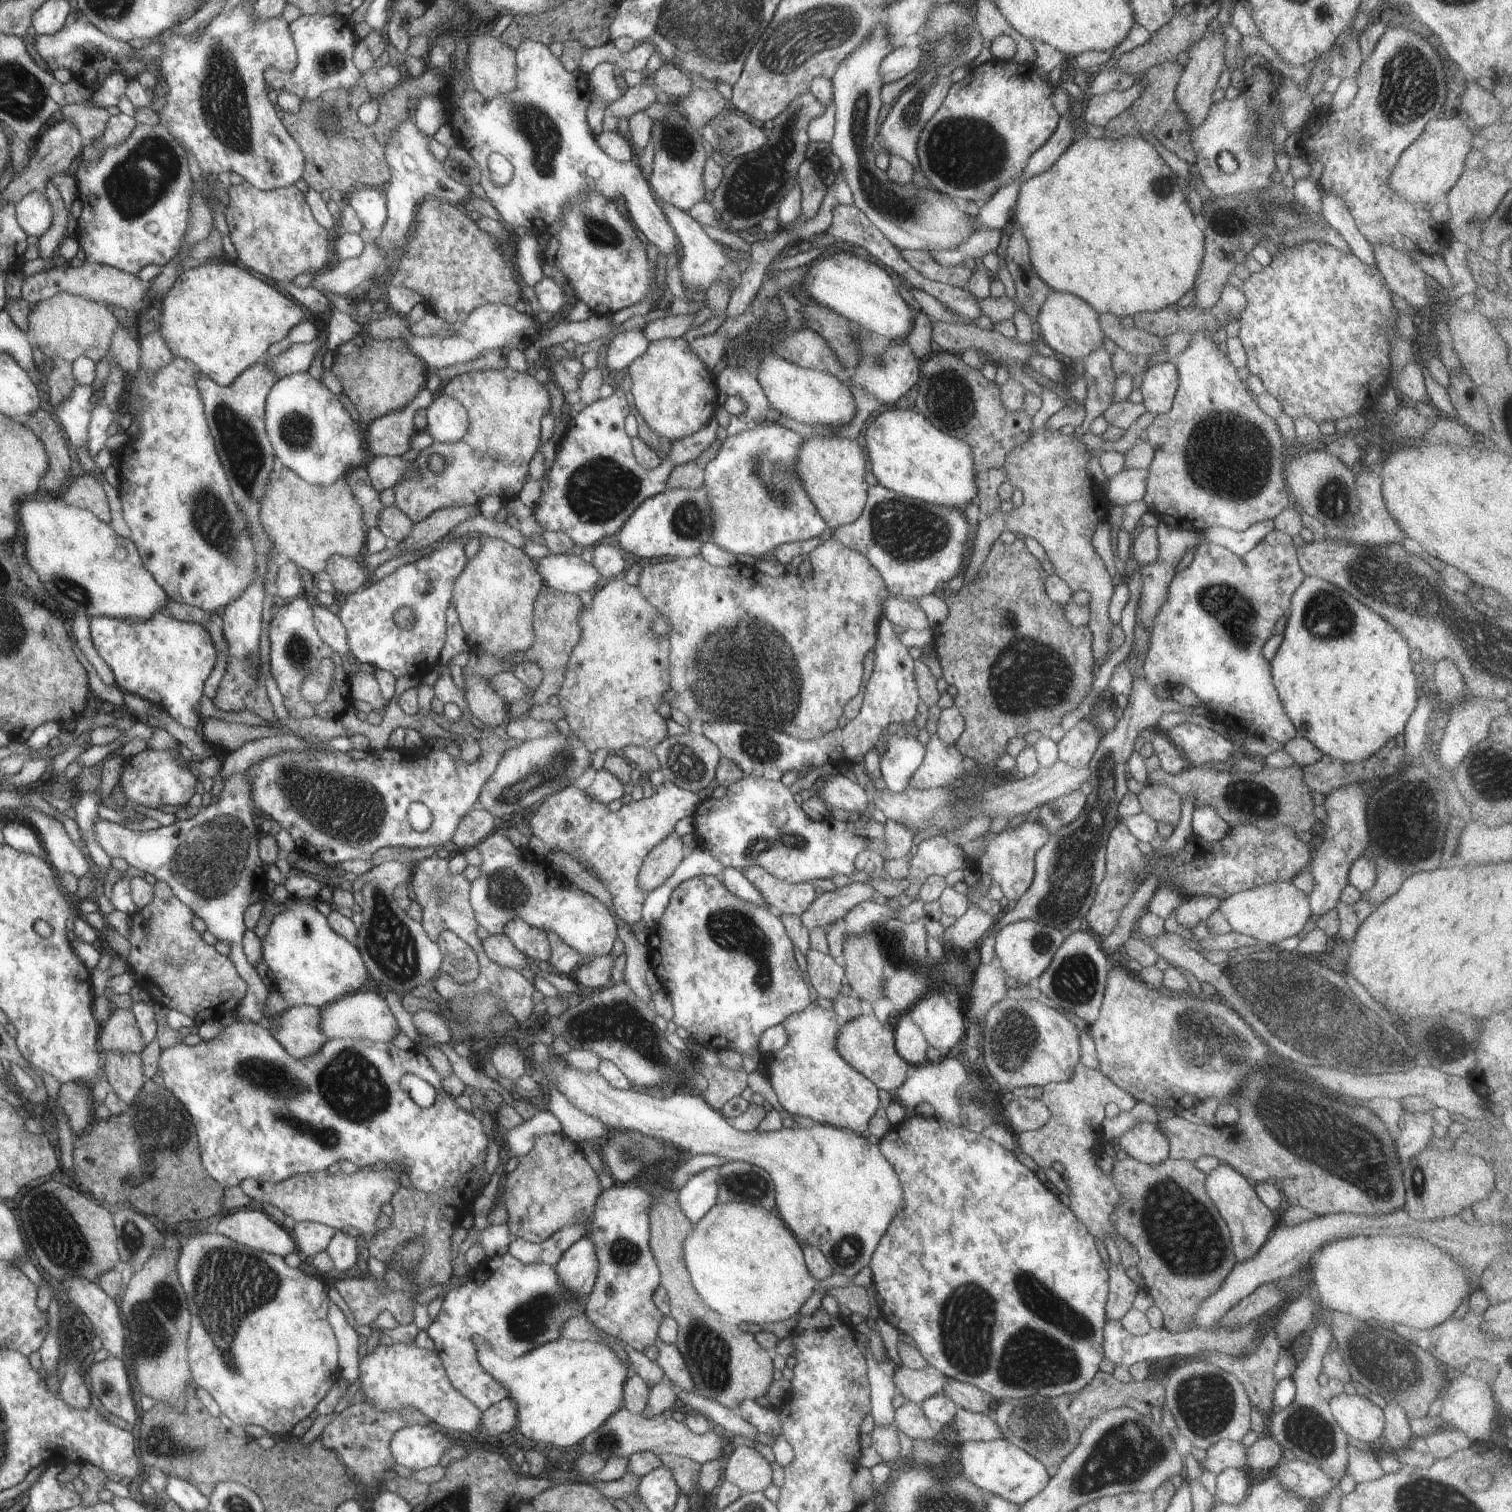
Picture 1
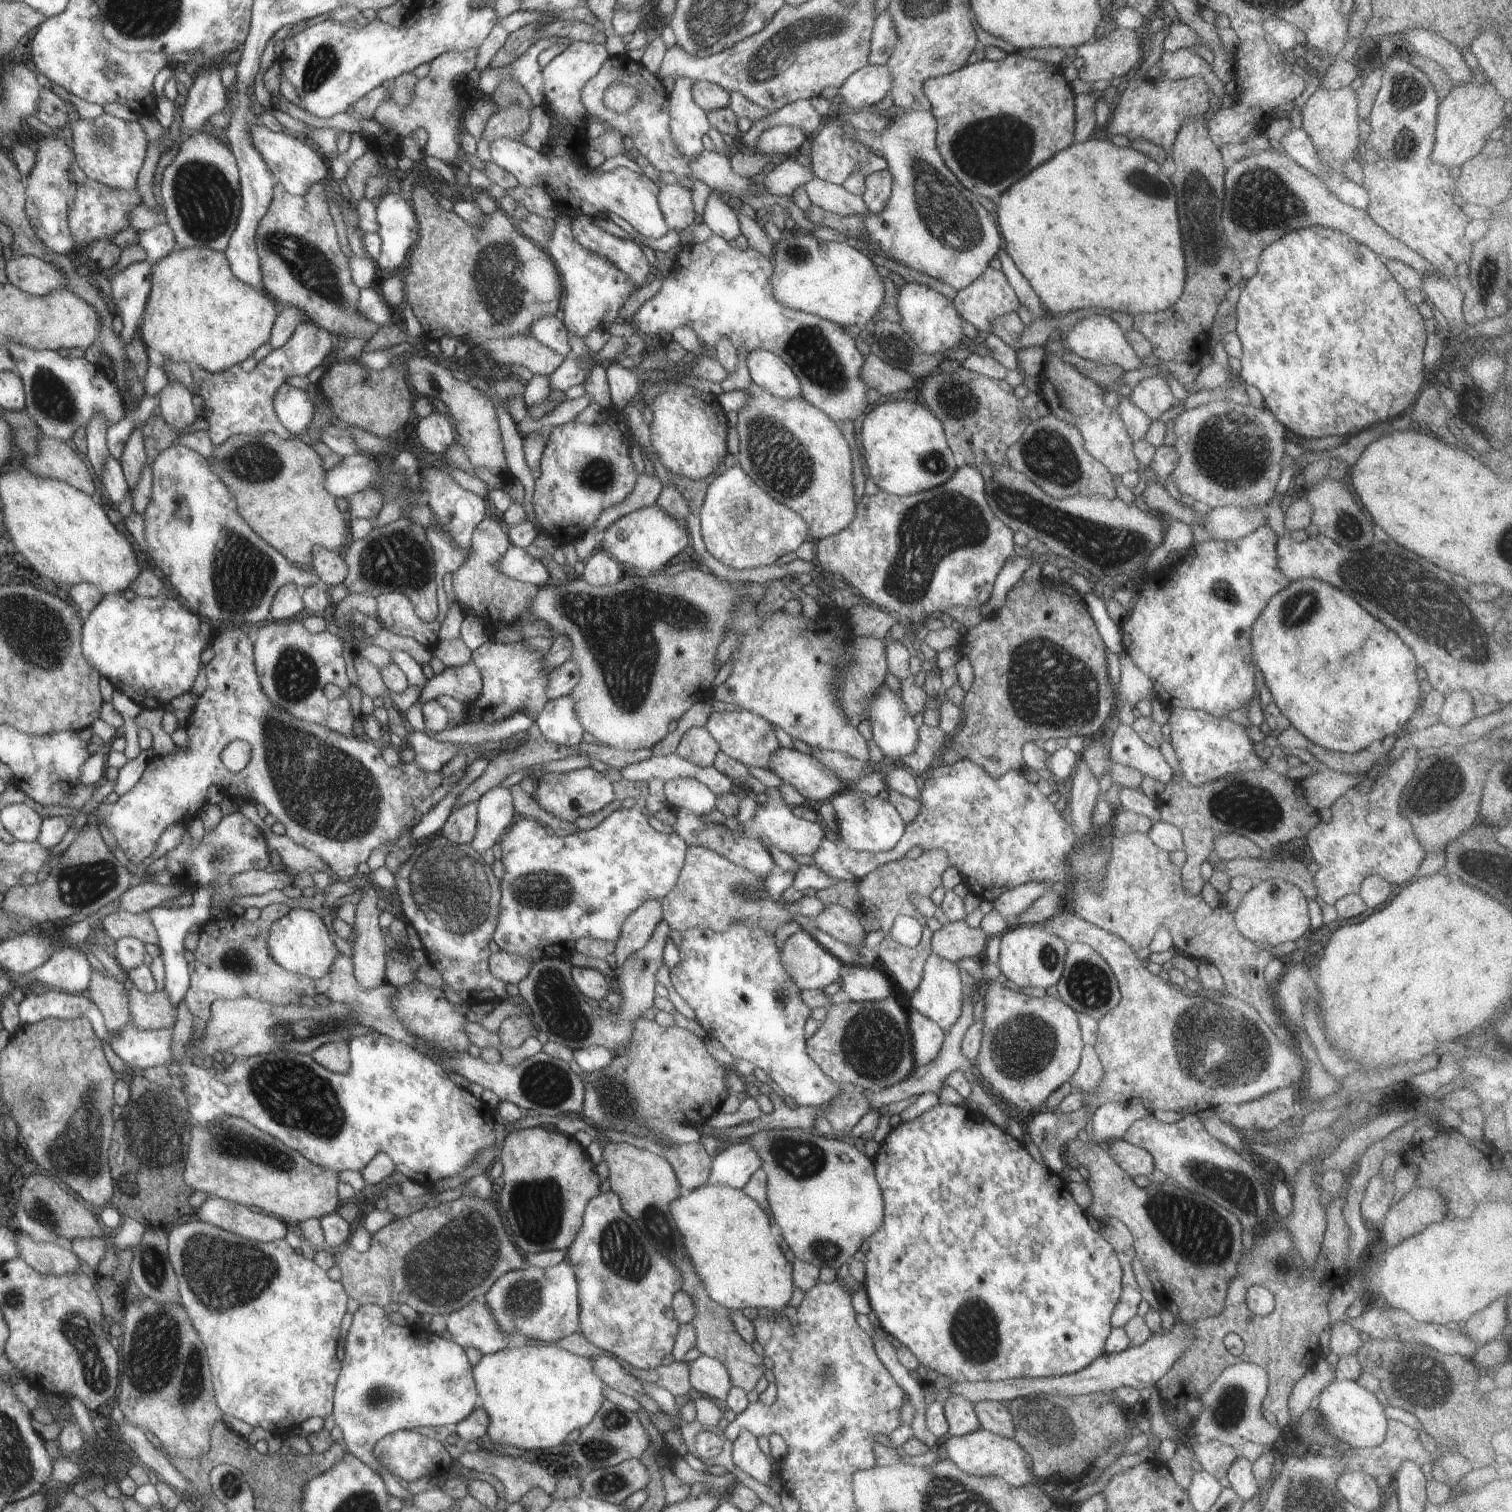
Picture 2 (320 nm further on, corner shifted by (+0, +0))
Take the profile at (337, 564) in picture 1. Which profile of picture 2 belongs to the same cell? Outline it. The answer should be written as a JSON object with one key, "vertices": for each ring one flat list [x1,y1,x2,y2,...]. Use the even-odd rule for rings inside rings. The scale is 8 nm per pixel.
{"vertices":[[316,547,313,556,312,568,327,588,346,581,349,574,347,562,340,558,338,552,330,552,326,547]]}

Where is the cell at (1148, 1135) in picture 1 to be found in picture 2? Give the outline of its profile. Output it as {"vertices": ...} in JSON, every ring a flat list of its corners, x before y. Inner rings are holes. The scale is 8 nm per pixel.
{"vertices":[[1123,1138,1108,1142,1108,1146,1109,1155,1128,1176,1152,1176,1155,1166,1153,1156,1149,1152]]}

